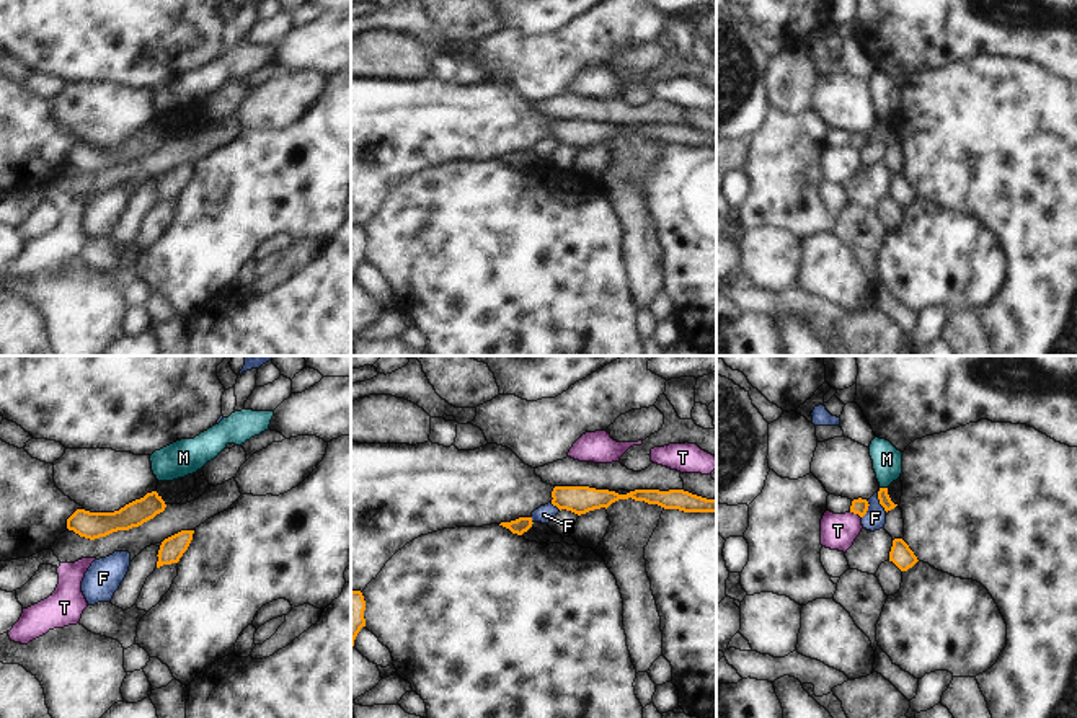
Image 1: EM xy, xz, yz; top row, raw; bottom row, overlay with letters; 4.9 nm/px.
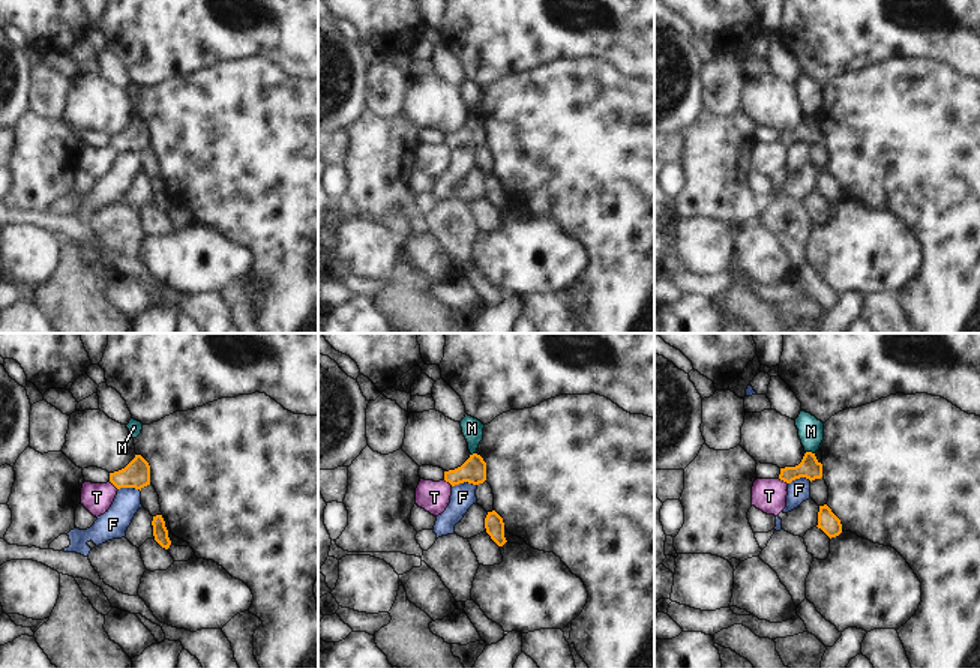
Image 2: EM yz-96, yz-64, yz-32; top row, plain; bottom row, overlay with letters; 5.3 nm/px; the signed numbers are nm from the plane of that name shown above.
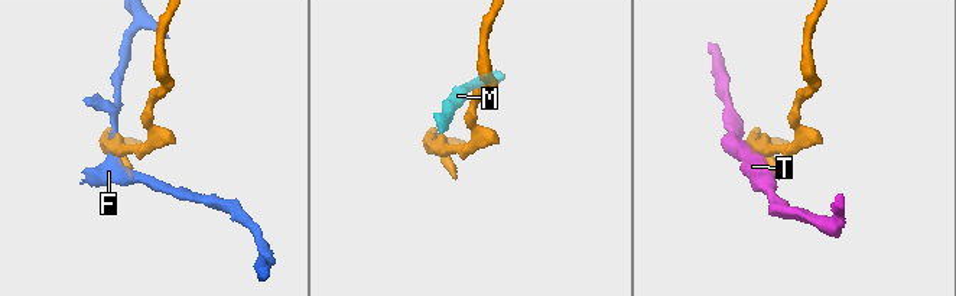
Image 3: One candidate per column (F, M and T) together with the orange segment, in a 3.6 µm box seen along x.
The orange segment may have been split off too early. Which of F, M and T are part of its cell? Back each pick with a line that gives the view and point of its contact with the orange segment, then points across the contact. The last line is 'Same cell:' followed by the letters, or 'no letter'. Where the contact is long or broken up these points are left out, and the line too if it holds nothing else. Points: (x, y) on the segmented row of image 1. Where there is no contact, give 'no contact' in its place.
Same cell: no letter

